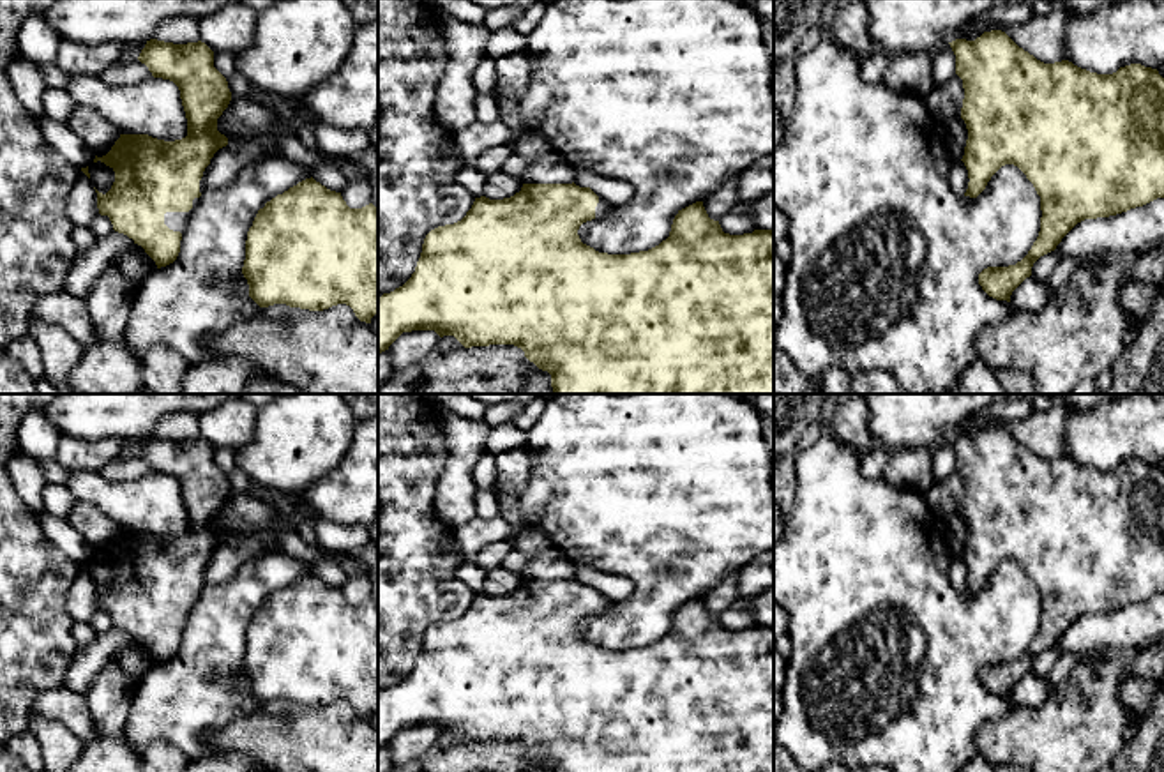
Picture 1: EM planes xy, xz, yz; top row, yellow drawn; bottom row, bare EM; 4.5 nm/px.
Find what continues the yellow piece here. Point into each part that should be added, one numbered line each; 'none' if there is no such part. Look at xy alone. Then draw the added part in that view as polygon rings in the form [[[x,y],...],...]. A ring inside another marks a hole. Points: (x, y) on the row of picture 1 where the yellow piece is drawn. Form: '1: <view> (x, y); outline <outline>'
1: xy (177, 221); outline [[[194,198],[193,200],[193,208],[196,207],[200,198]],[[193,208],[189,212],[166,212],[164,214],[164,224],[173,230],[173,231],[180,231],[184,233],[185,228],[187,228],[187,219],[189,219],[189,214],[193,212]]]

